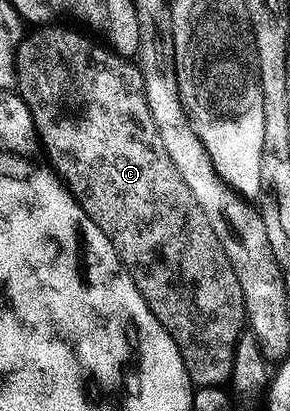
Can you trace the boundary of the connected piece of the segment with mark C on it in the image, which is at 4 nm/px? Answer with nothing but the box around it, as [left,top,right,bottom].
[16,23,247,387]

